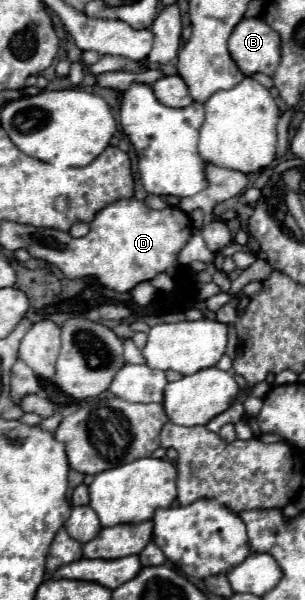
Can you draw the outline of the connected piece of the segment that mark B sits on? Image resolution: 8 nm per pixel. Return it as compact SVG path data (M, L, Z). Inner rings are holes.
M244 18L234 28L228 50L244 76L258 72L274 76L280 64L280 34L262 18Z

